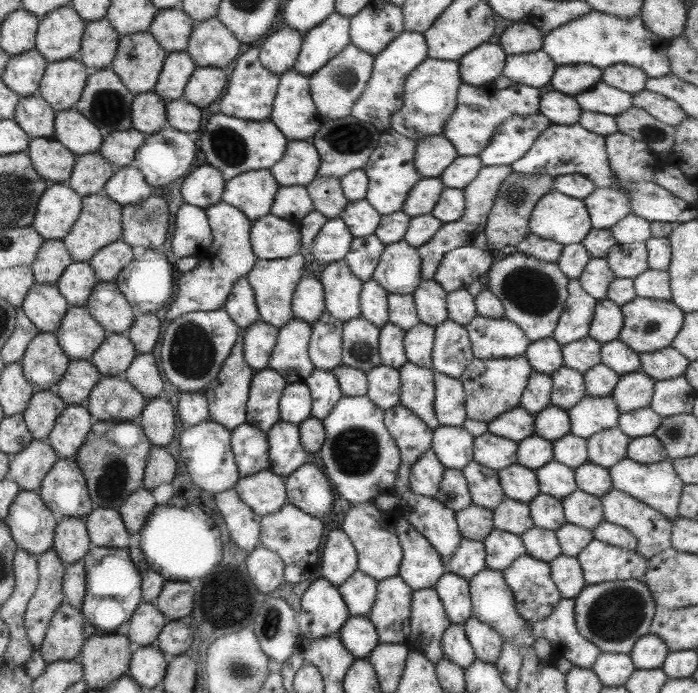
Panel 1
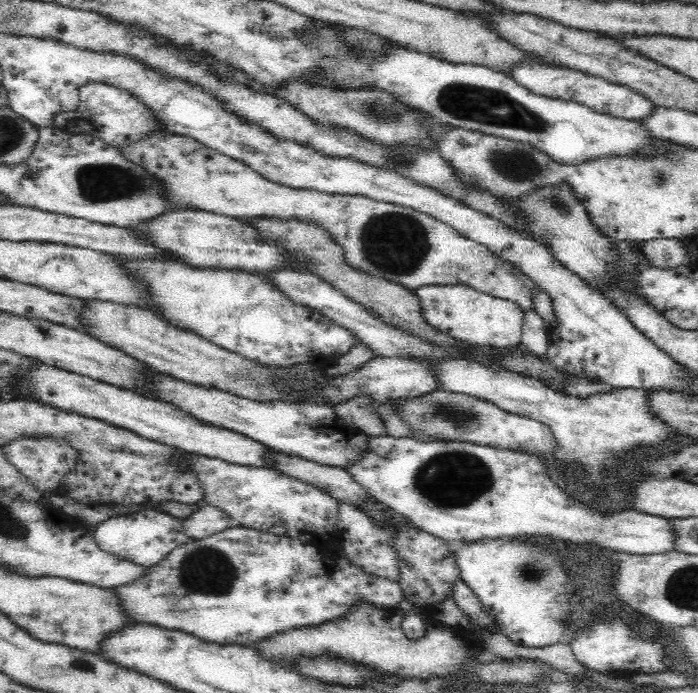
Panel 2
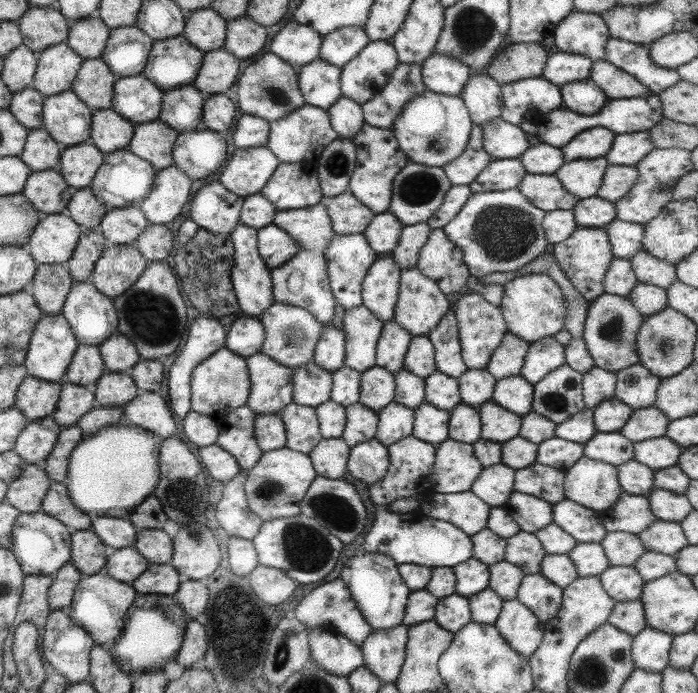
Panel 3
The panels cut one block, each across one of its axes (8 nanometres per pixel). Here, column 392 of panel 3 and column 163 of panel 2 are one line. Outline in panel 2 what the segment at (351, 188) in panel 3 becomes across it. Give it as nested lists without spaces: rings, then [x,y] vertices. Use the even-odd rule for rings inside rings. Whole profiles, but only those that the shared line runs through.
[[[160,131],[142,137],[135,143],[128,143],[119,151],[126,160],[145,168],[164,183],[164,187],[168,190],[170,203],[240,220],[268,218],[269,220],[284,220],[285,222],[296,220],[305,224],[314,224],[319,228],[324,228],[330,234],[332,240],[342,248],[345,262],[358,271],[400,284],[411,290],[422,286],[432,286],[432,284],[466,285],[496,298],[516,301],[516,304],[524,311],[532,311],[535,308],[536,300],[533,300],[533,292],[536,287],[534,281],[524,273],[512,268],[508,263],[498,259],[485,245],[464,238],[436,218],[417,212],[413,208],[371,200],[366,196],[327,194],[280,185],[266,180],[245,162],[220,154],[216,149],[208,148],[189,136],[172,135],[172,133]]]

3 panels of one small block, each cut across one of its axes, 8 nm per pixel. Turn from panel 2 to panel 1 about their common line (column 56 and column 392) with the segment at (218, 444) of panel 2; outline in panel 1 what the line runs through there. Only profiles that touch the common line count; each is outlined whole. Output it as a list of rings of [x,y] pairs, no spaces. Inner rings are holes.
[[[379,365],[366,372],[366,397],[382,411],[398,405],[400,374],[398,369]]]

